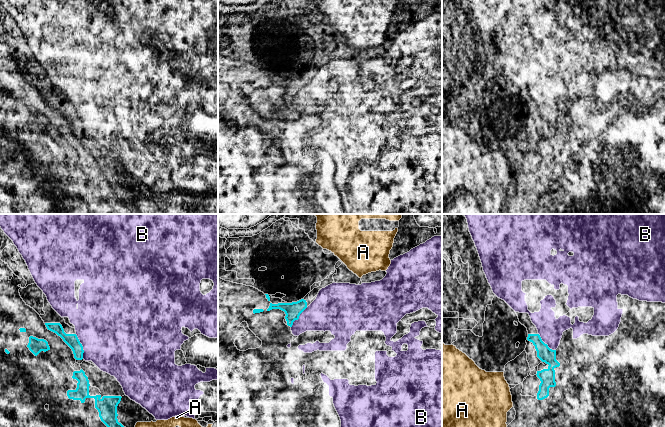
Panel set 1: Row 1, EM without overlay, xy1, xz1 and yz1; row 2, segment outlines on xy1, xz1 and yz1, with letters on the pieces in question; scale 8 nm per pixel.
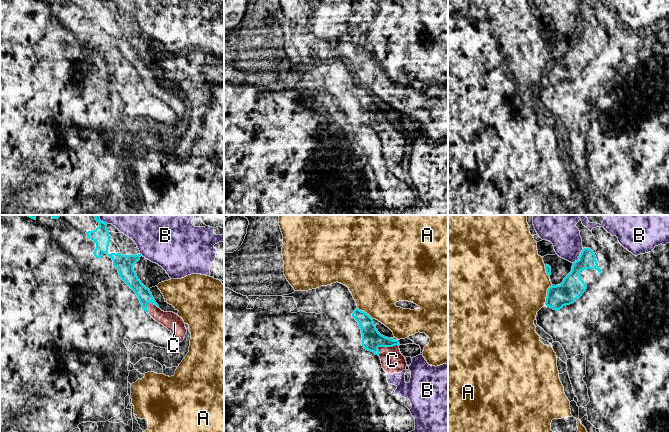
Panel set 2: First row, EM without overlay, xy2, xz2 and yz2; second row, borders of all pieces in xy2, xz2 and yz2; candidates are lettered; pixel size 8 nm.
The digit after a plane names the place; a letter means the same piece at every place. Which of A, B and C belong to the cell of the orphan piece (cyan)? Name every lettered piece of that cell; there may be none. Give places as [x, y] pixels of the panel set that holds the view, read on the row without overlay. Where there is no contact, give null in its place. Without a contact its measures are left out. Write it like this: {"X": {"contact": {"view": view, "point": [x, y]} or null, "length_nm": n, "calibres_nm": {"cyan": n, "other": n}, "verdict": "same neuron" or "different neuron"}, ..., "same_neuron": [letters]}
{"A": {"contact": {"view": "yz2", "point": [547, 70]}, "length_nm": 170, "calibres_nm": {"cyan": 190, "other": 480}, "verdict": "different neuron"}, "B": {"contact": {"view": "xy1", "point": [82, 122]}, "length_nm": 220, "calibres_nm": {"cyan": 100, "other": 500}, "verdict": "different neuron"}, "C": {"contact": {"view": "xz2", "point": [384, 122]}, "length_nm": 190, "calibres_nm": {"cyan": 160, "other": 180}, "verdict": "same neuron"}, "same_neuron": ["C"]}

